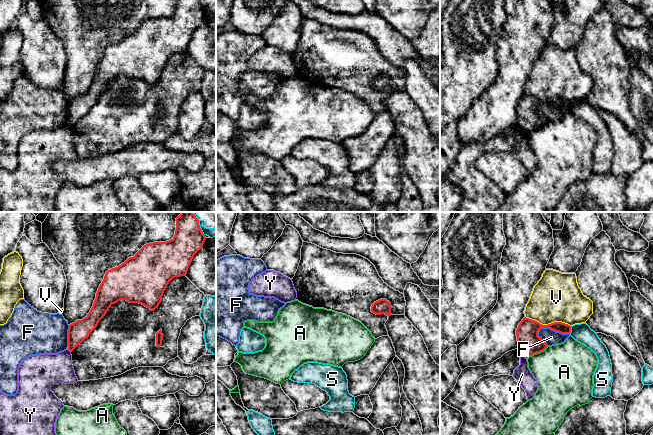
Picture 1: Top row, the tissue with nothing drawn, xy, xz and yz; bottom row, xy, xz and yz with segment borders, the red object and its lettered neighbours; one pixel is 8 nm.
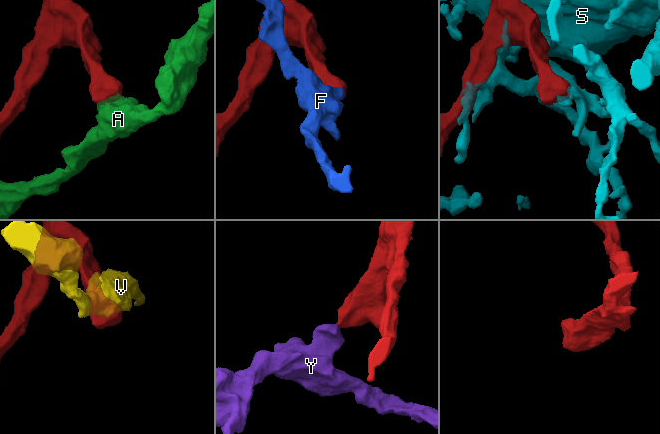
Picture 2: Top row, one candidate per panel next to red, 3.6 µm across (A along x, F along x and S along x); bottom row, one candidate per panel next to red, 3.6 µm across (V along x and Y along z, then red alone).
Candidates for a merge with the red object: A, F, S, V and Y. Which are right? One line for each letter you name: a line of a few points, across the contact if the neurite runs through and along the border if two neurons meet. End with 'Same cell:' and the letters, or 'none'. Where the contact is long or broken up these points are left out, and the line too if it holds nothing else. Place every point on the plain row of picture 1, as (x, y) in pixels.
Same cell: none

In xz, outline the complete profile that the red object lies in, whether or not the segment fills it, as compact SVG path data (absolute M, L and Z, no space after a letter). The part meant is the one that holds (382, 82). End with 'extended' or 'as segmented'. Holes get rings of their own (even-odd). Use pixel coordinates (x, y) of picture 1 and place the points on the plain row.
M380 75L374 78L371 82L371 88L376 91L385 90L387 92L391 90L391 79L386 75Z; as segmented

